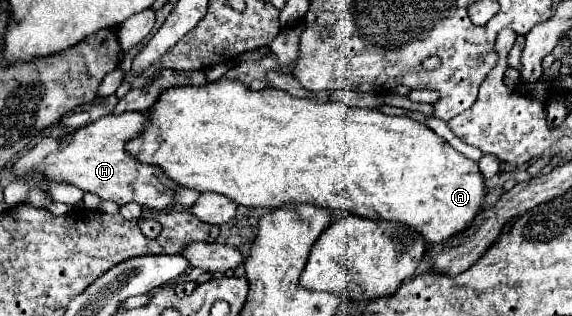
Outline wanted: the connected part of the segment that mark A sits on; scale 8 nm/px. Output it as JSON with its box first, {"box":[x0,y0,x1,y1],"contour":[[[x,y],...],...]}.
{"box":[126,80,486,244],"contour":[[[218,80],[218,82],[206,84],[204,88],[174,88],[172,92],[164,92],[164,96],[160,96],[160,104],[156,104],[156,108],[148,110],[148,114],[152,118],[152,124],[148,126],[144,136],[130,140],[126,146],[132,156],[136,156],[140,162],[156,164],[156,166],[164,168],[164,172],[172,180],[176,180],[178,184],[182,184],[186,188],[194,188],[198,192],[218,192],[218,194],[224,194],[242,206],[280,208],[280,206],[296,202],[296,204],[312,204],[312,206],[326,208],[326,210],[338,208],[338,210],[346,210],[346,212],[352,212],[352,214],[368,218],[368,220],[378,220],[378,222],[386,220],[386,222],[410,226],[418,234],[422,234],[424,240],[430,244],[444,244],[452,236],[462,234],[464,230],[468,230],[472,226],[476,214],[484,208],[486,184],[484,184],[484,176],[478,168],[478,162],[456,152],[434,130],[430,130],[422,122],[412,120],[410,116],[388,116],[388,114],[382,114],[382,112],[372,110],[372,108],[354,108],[354,106],[346,106],[342,102],[314,102],[314,100],[294,98],[288,92],[278,90],[278,88],[264,88],[260,92],[254,92],[254,90],[248,90],[238,80]]]}

